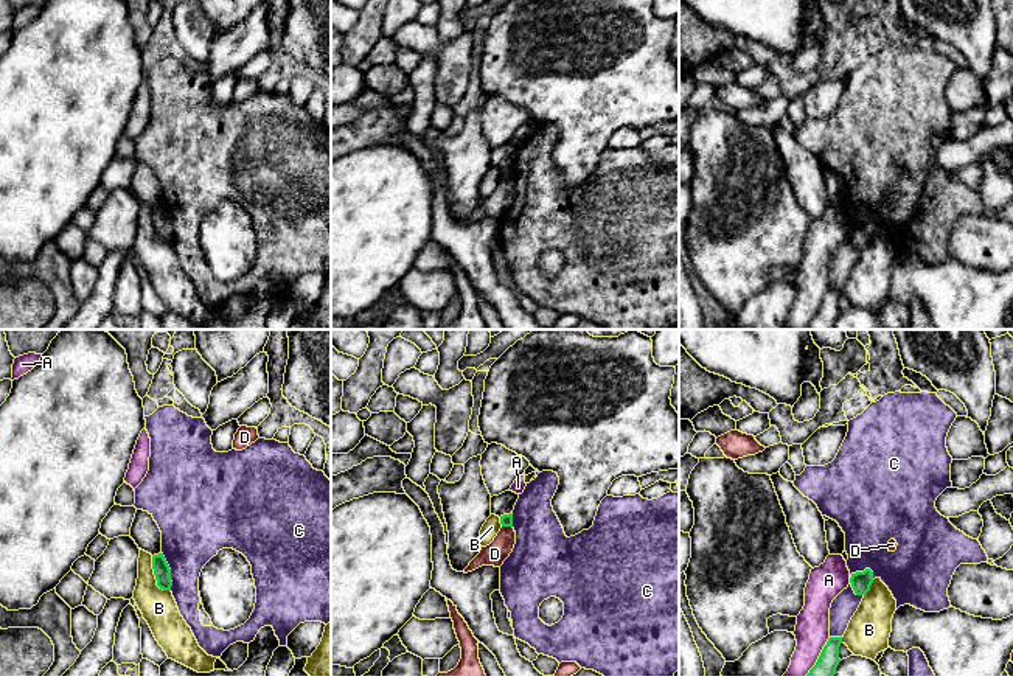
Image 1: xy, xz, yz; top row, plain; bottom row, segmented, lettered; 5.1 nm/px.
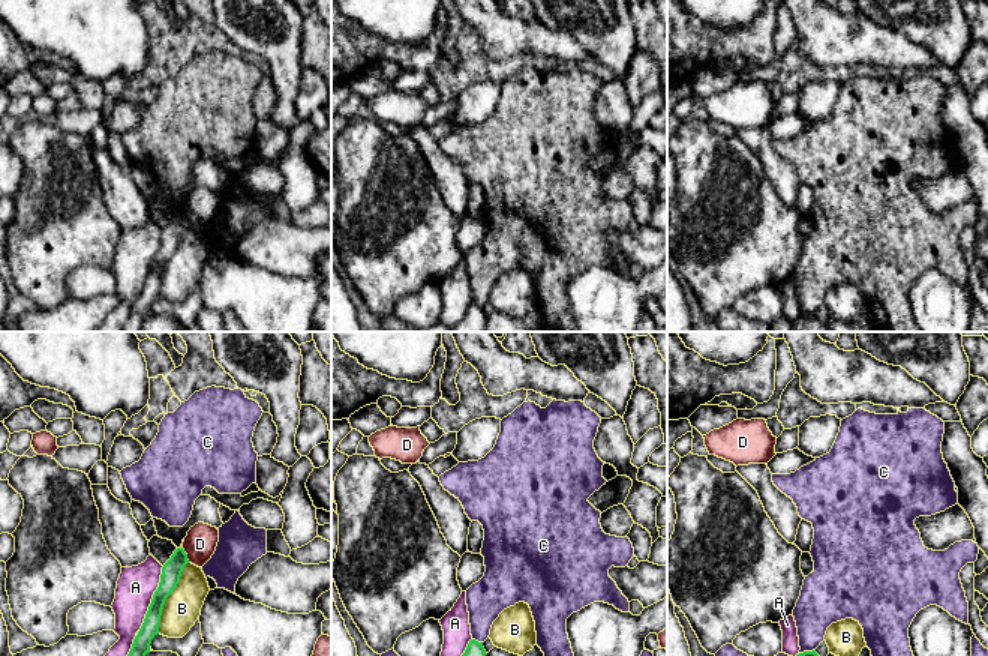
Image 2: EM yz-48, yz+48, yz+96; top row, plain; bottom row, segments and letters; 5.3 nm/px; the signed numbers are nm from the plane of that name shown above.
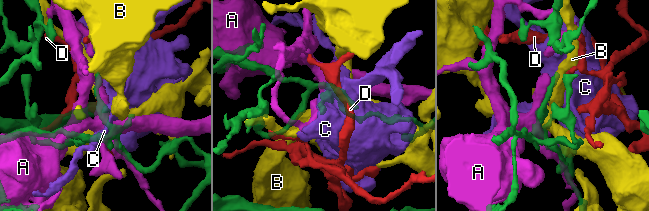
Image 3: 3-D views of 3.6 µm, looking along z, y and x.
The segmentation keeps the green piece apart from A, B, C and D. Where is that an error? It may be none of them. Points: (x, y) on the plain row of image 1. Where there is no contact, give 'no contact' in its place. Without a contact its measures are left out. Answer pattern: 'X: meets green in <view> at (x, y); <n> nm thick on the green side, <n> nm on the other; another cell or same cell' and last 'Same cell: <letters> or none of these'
A: meets green in yz at (819, 310); 140 nm thick on the green side, 180 nm on the other; another cell
B: meets green in xy at (156, 229); 90 nm thick on the green side, 190 nm on the other; another cell
C: meets green in xy at (170, 223); 90 nm thick on the green side, 340 nm on the other; another cell
D: meets green in xz at (507, 177); 60 nm thick on the green side, 120 nm on the other; another cell
Same cell: none of these

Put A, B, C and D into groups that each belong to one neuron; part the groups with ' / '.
A / B / C / D

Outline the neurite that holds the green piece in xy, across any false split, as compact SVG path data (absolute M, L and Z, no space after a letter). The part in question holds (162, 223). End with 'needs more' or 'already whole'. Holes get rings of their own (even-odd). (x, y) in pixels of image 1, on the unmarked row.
M163 205L152 208L152 221L157 232L157 238L163 242L171 242L171 221L163 208Z; already whole

